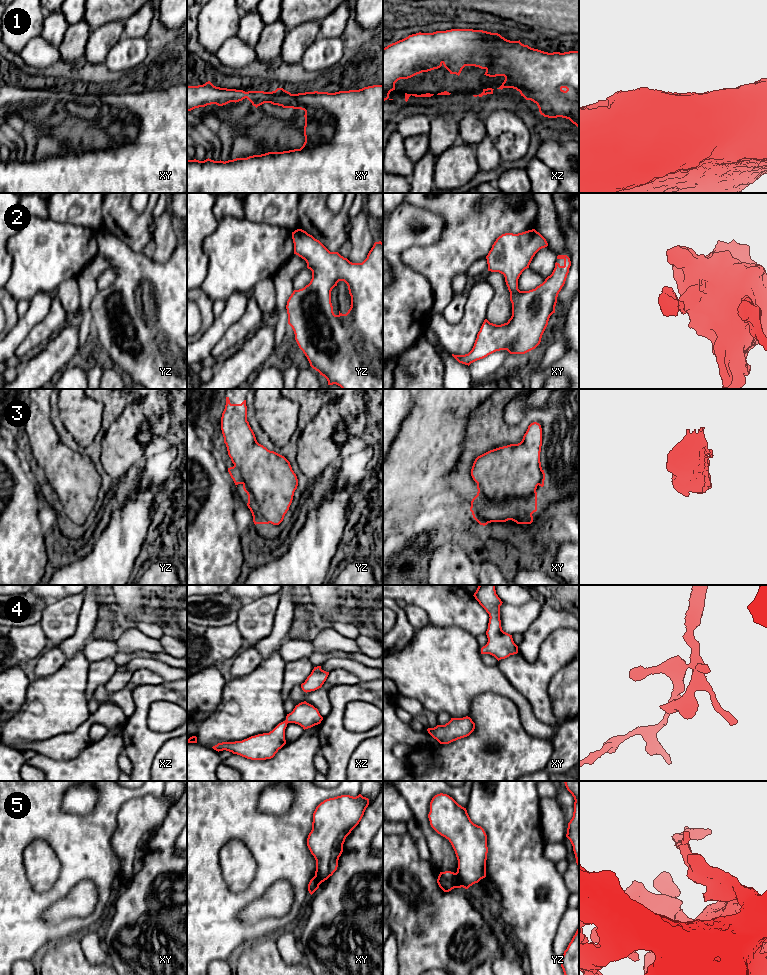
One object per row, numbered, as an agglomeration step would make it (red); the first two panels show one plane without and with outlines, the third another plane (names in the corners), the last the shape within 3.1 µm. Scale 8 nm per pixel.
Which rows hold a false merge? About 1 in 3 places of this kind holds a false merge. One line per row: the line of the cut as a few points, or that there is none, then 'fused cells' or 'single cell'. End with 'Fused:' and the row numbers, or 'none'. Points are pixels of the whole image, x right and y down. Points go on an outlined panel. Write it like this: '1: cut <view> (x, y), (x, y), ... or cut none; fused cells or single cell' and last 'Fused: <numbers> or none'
1: cut none; single cell
2: cut none; single cell
3: cut yz (234, 465), (262, 515), (269, 522); fused cells
4: cut none; single cell
5: cut yz (456, 872), (459, 883), (462, 886); fused cells
Fused: 3, 5

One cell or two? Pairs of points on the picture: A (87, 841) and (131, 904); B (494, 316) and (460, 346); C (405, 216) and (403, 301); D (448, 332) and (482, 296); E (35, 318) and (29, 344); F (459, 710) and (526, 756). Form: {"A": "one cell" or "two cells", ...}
{"A": "two cells", "B": "two cells", "C": "one cell", "D": "one cell", "E": "two cells", "F": "two cells"}

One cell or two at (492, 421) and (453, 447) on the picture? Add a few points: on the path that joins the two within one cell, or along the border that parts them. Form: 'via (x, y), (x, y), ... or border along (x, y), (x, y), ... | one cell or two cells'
border along (467, 419), (462, 434), (462, 451), (455, 465) | two cells

